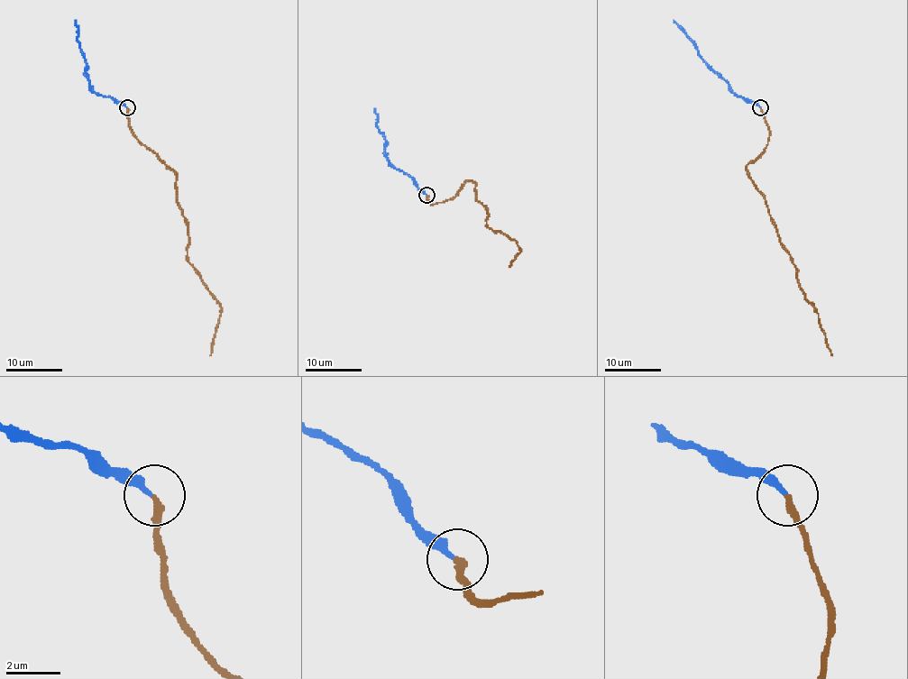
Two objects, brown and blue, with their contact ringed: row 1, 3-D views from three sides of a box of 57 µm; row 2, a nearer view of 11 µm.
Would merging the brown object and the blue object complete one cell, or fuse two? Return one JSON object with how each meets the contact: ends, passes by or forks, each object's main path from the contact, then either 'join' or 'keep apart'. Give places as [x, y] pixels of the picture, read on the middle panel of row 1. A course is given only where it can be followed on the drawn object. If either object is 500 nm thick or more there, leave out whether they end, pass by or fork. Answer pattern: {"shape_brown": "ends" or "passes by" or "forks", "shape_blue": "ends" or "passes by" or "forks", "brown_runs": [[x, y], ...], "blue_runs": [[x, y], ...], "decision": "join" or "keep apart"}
{"shape_brown": "ends", "shape_blue": "ends", "brown_runs": [[426, 195], [437, 204], [472, 181], [475, 198], [488, 212], [486, 224], [513, 239], [520, 249], [509, 267]], "blue_runs": [[426, 195], [410, 177], [392, 166], [385, 151], [385, 138], [377, 126], [374, 108]], "decision": "join"}

